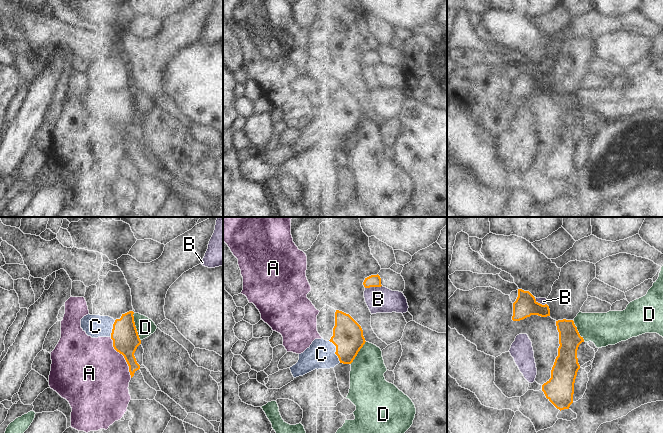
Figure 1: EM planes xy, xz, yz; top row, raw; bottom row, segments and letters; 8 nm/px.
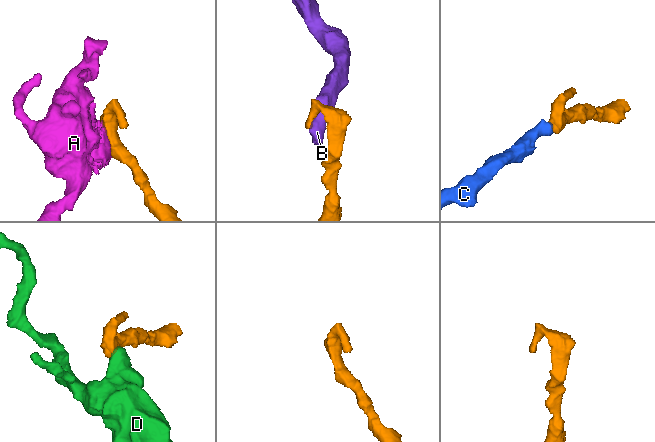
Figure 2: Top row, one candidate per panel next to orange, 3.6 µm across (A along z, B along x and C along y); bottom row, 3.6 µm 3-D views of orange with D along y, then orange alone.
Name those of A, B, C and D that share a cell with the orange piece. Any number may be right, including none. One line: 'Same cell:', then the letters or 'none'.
Same cell: C

